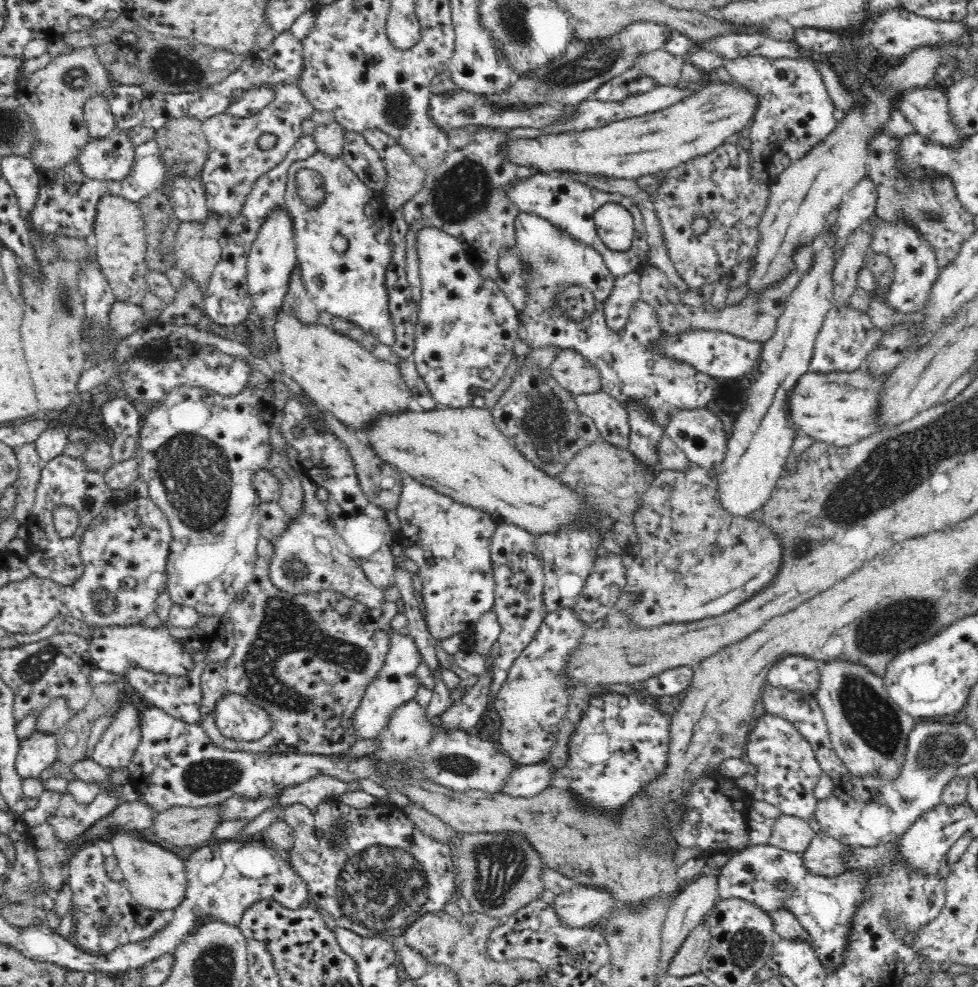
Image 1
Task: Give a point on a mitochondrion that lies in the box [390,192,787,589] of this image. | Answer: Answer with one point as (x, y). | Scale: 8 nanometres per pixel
(545, 420)

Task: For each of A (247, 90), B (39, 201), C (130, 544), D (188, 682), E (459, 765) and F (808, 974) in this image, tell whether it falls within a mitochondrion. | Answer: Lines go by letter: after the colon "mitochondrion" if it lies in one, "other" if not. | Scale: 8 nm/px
A: other
B: other
C: other
D: other
E: mitochondrion
F: other

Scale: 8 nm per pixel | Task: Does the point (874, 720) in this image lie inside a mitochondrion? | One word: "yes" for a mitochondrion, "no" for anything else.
yes

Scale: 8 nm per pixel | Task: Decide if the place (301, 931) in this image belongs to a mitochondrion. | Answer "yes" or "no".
no

